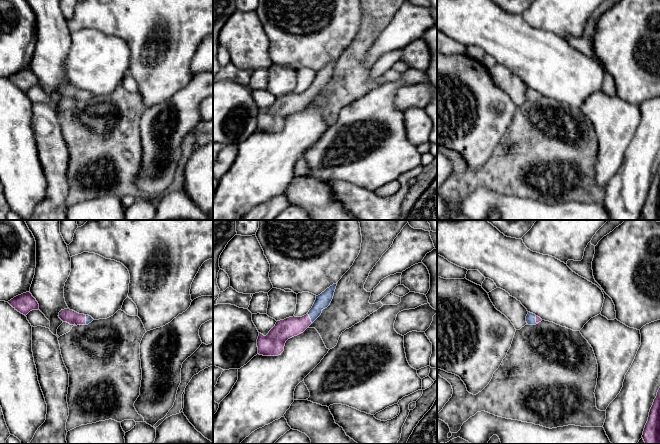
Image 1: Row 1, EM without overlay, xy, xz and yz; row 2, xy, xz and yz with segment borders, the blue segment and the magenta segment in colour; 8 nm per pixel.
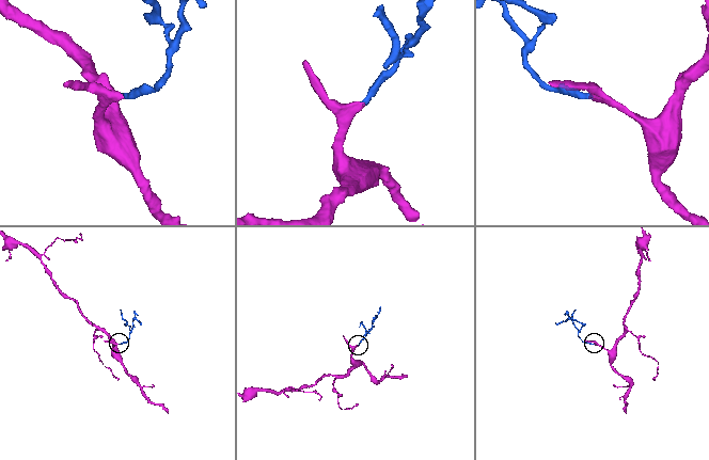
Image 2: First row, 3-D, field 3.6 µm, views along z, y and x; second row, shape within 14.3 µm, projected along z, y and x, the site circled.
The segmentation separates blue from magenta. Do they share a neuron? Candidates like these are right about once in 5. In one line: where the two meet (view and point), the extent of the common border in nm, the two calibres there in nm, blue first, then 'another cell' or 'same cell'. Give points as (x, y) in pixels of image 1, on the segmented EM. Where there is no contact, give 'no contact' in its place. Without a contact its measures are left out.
xz (310, 318) | 90 nm | 120/160 nm | same cell

